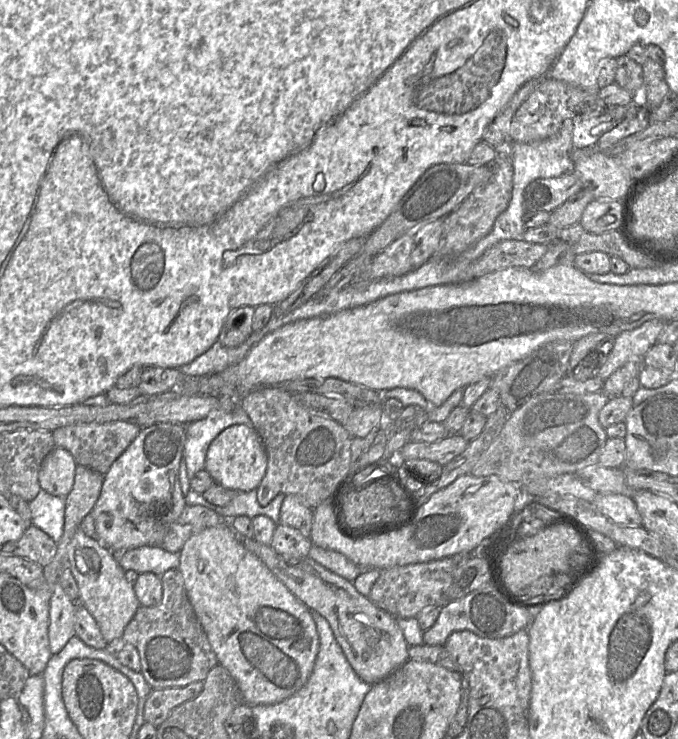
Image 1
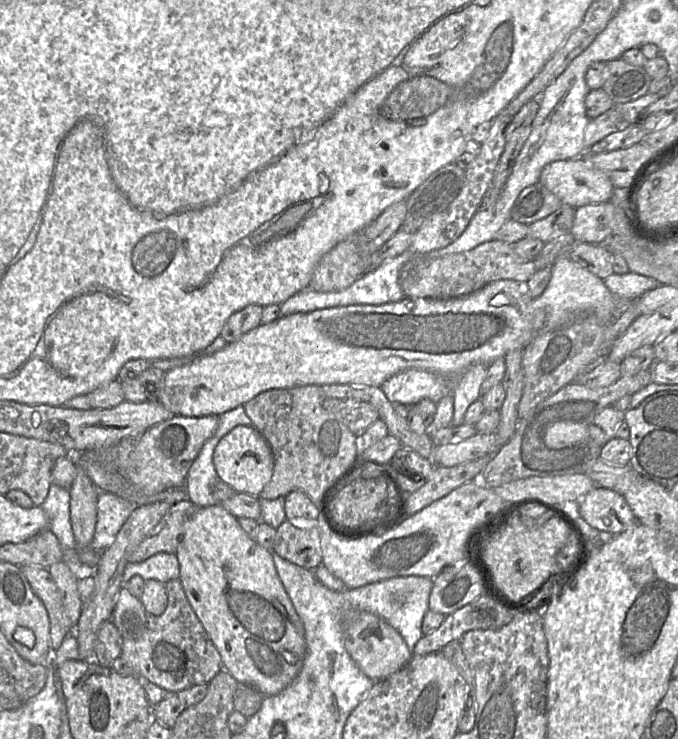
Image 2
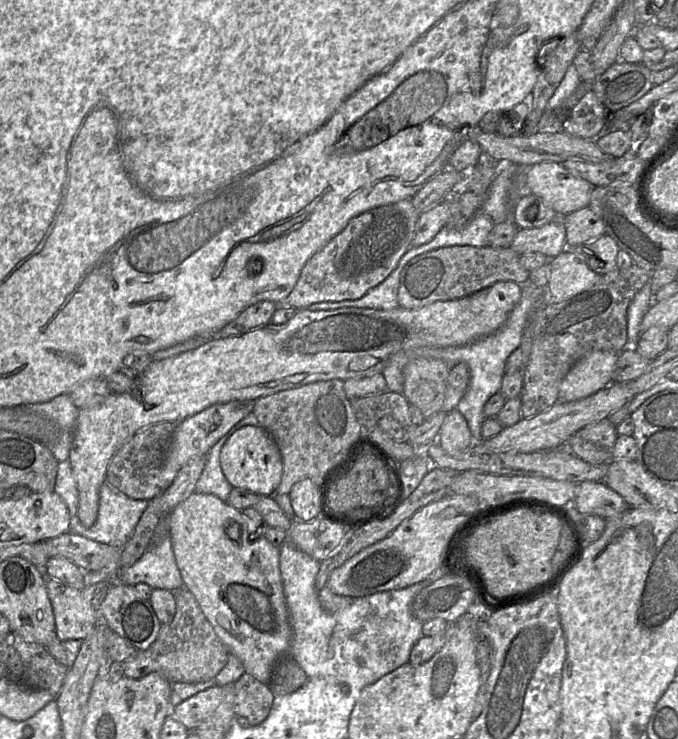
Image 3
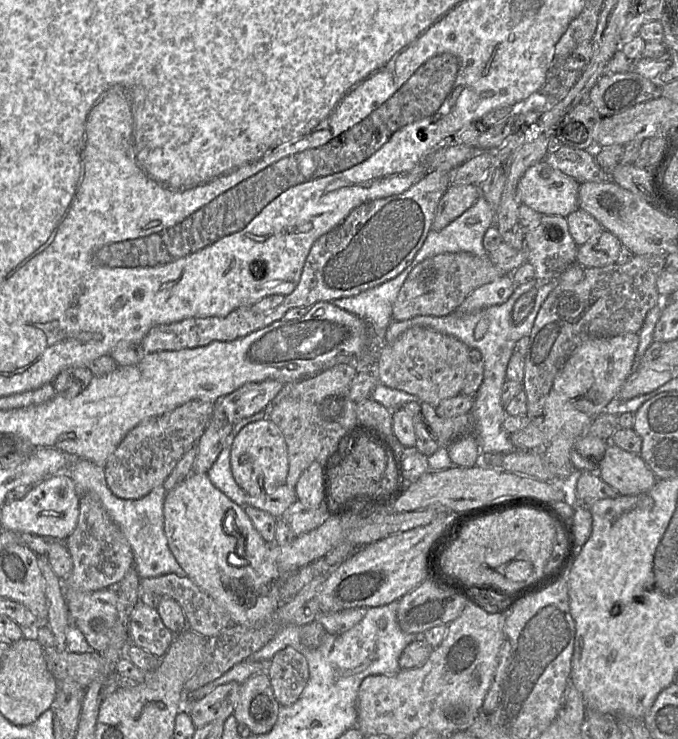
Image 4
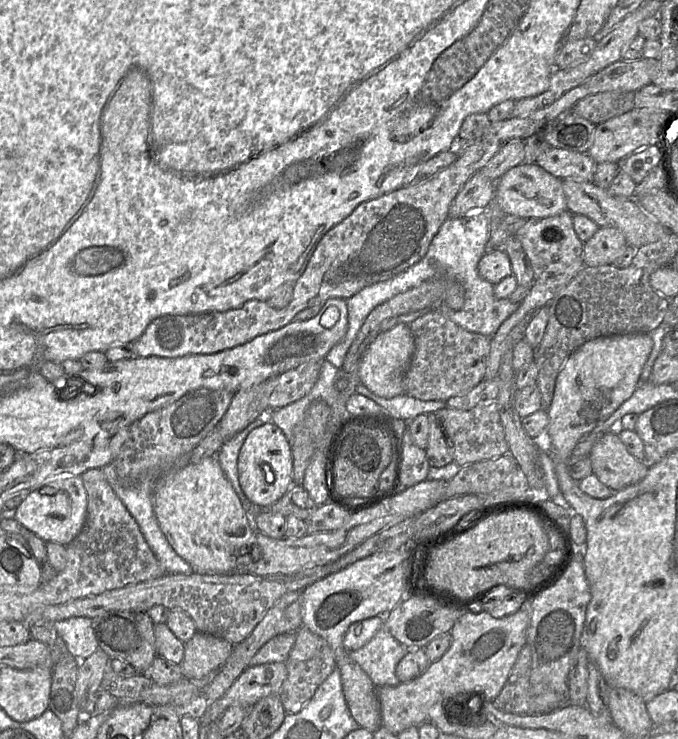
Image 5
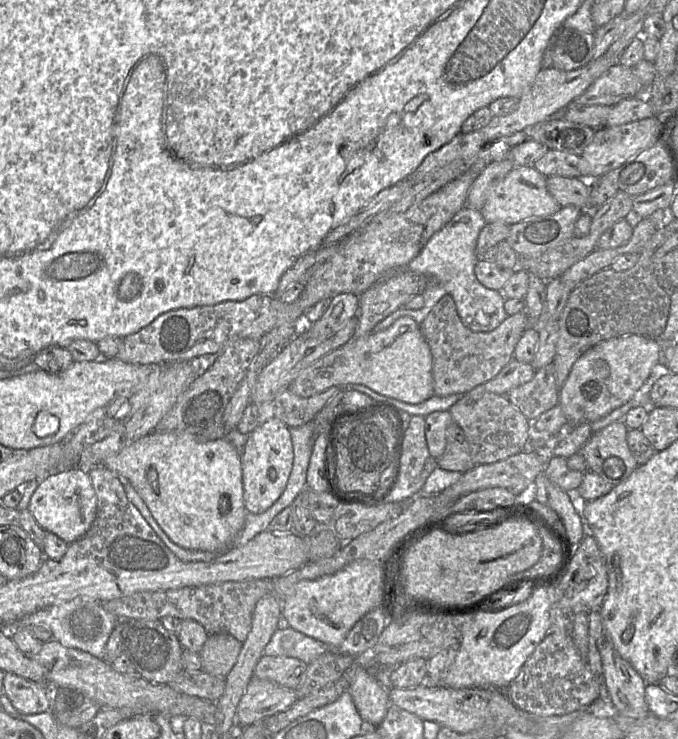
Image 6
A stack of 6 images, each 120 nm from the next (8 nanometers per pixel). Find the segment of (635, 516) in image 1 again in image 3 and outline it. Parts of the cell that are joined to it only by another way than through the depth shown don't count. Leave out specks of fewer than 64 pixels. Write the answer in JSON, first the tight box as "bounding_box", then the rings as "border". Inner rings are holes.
{"bounding_box":[574,481,629,519],"border":[[[584,481],[576,484],[574,506],[583,515],[594,514],[603,519],[629,508],[624,499],[604,481]]]}

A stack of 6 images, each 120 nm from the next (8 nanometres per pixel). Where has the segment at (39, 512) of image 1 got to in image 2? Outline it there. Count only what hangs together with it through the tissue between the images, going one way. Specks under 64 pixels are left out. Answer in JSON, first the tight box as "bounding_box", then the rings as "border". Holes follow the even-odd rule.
{"bounding_box":[40,483,77,550],"border":[[[52,483],[45,501],[40,506],[48,521],[50,530],[58,539],[62,550],[74,549],[77,543],[70,523],[70,492]]]}

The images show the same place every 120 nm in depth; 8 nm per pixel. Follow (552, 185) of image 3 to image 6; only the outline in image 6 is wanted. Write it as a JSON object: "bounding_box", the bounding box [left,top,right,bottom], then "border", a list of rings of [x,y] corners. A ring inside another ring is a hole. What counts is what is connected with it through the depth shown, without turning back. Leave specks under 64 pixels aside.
{"bounding_box":[480,166,561,225],"border":[[[517,166],[490,191],[480,212],[487,223],[514,225],[531,217],[556,213],[561,206],[547,189],[547,177],[533,166]]]}

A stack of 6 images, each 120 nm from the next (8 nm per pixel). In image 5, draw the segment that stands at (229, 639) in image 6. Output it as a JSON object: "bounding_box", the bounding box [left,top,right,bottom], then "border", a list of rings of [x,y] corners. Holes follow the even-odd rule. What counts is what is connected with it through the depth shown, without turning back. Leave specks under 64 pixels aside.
{"bounding_box":[180,632,234,679],"border":[[[196,632],[195,635],[184,643],[184,658],[180,664],[184,678],[203,679],[218,672],[227,662],[233,652],[234,644],[210,634]]]}

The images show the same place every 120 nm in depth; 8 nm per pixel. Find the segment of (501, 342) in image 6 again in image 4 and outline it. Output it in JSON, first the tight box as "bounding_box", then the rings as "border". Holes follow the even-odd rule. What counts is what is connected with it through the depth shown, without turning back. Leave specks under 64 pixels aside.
{"bounding_box":[375,327,470,407],"border":[[[412,327],[393,343],[384,343],[379,350],[375,376],[379,383],[417,396],[422,402],[436,407],[441,401],[461,392],[469,352],[470,348],[453,336],[423,327]]]}

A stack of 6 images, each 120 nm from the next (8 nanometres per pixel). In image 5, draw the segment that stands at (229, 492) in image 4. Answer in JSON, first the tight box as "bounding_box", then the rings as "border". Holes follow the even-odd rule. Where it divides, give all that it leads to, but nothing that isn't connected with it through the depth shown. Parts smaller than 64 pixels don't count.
{"bounding_box":[216,413,270,514],"border":[[[269,413],[262,414],[234,437],[225,441],[216,456],[222,471],[238,495],[243,508],[250,514],[254,511],[254,507],[257,506],[250,502],[241,489],[238,477],[238,456],[248,434],[267,421],[270,421]]]}

